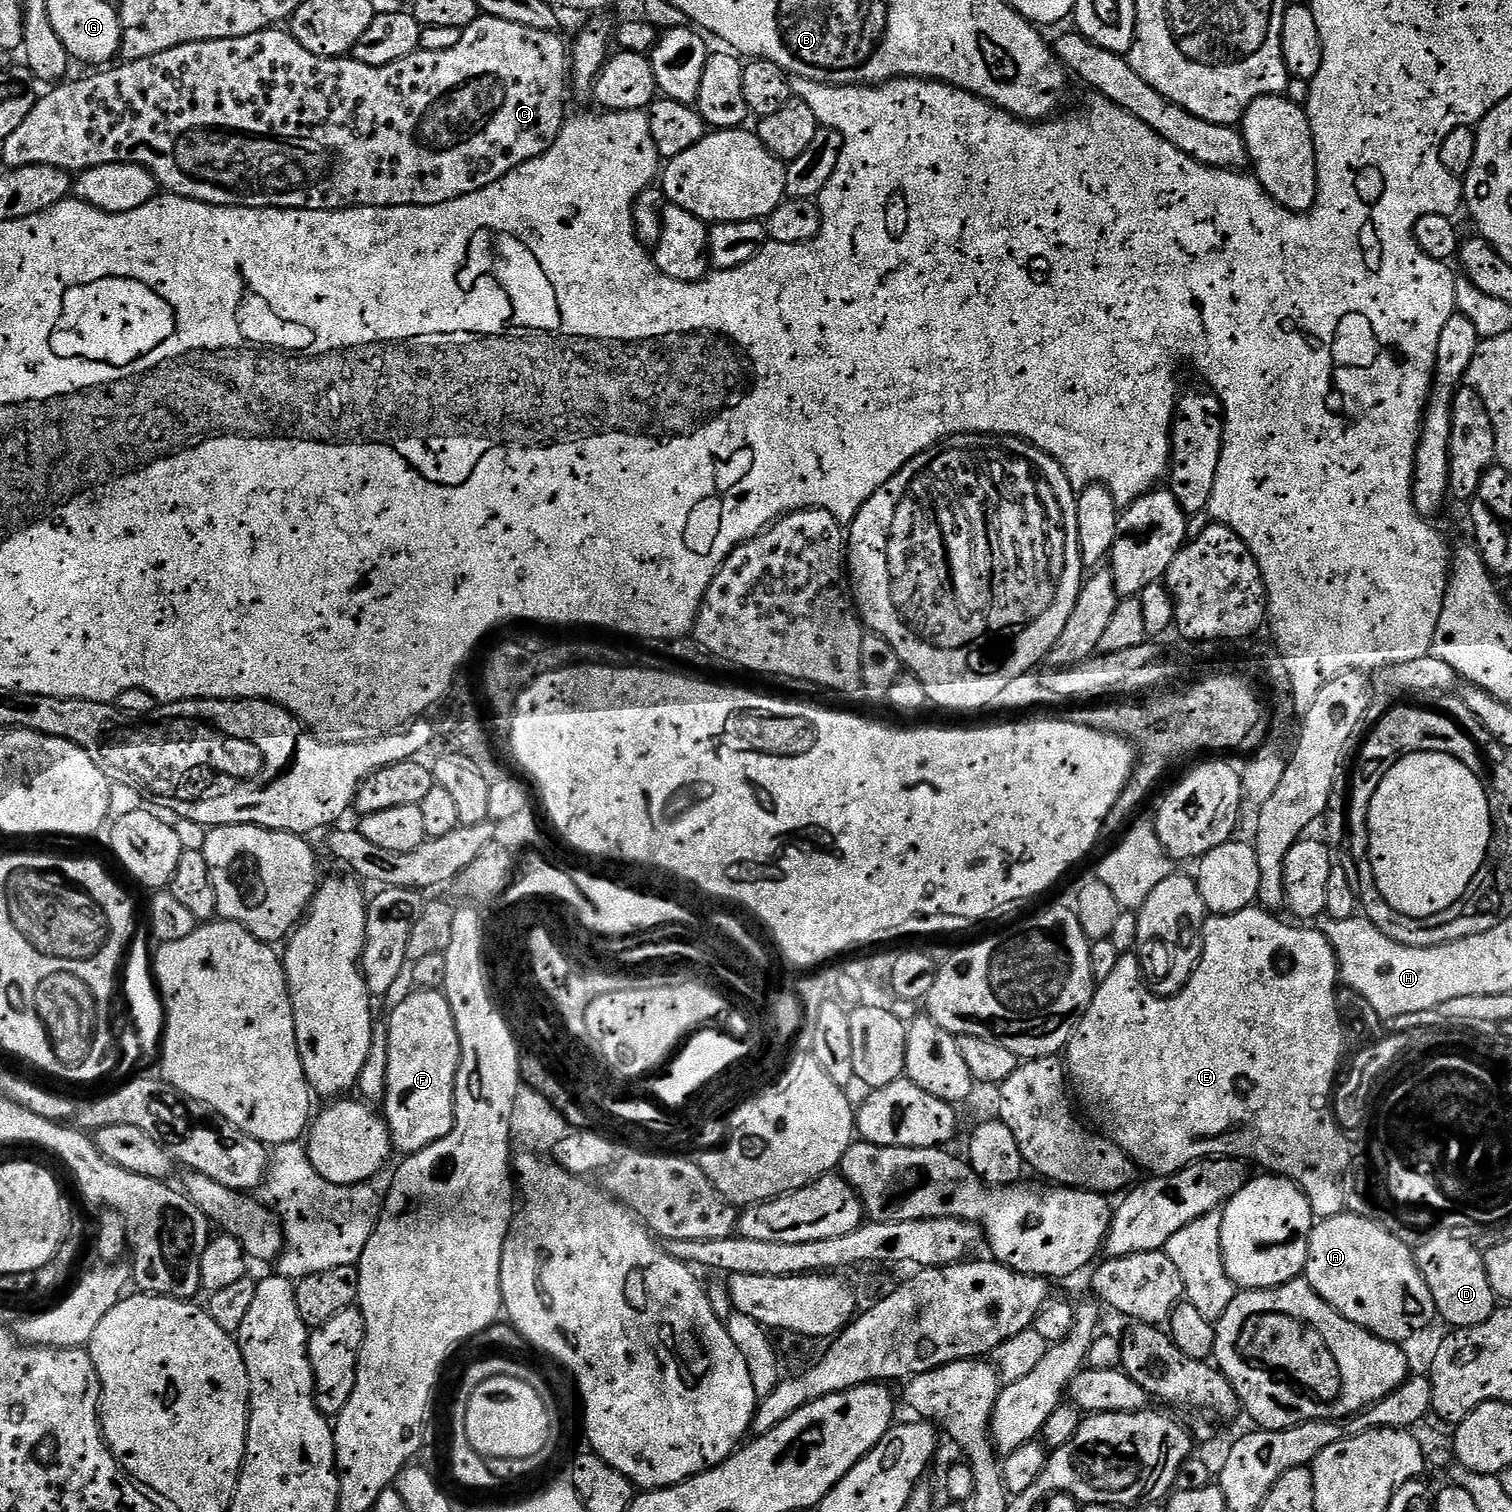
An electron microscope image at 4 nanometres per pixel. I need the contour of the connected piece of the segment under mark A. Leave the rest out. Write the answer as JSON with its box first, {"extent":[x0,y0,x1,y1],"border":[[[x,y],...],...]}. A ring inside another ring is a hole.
{"extent":[1307,1214,1437,1342],"border":[[[1359,1214],[1348,1215],[1320,1220],[1313,1227],[1308,1236],[1307,1282],[1331,1308],[1337,1308],[1350,1322],[1384,1340],[1405,1342],[1437,1319],[1434,1298],[1422,1278],[1413,1249],[1387,1227],[1384,1229],[1383,1223],[1376,1223],[1370,1217]]]}

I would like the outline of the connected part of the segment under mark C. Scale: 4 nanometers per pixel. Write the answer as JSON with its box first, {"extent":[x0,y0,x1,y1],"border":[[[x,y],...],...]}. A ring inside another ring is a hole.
{"extent":[2,14,570,214],"border":[[[482,14],[469,28],[463,29],[462,42],[451,50],[419,51],[377,68],[366,66],[354,58],[335,60],[310,54],[310,50],[298,46],[291,31],[280,26],[267,28],[258,34],[246,34],[242,38],[190,42],[174,46],[174,50],[162,50],[162,54],[150,58],[121,63],[121,68],[112,66],[97,71],[100,72],[97,76],[88,76],[85,80],[69,79],[57,83],[44,97],[41,95],[37,99],[30,114],[26,114],[26,122],[22,122],[22,126],[2,142],[3,167],[11,170],[22,166],[54,166],[69,174],[85,171],[80,177],[75,177],[75,199],[110,214],[126,214],[138,210],[138,206],[146,206],[146,202],[158,194],[156,180],[164,187],[161,189],[165,193],[203,204],[235,208],[305,208],[339,212],[342,208],[445,204],[498,182],[498,178],[510,174],[510,170],[550,150],[564,129],[564,80],[566,84],[570,76],[570,52],[558,37],[556,32],[530,30],[530,26],[518,26],[518,22],[502,22],[502,18]]]}

